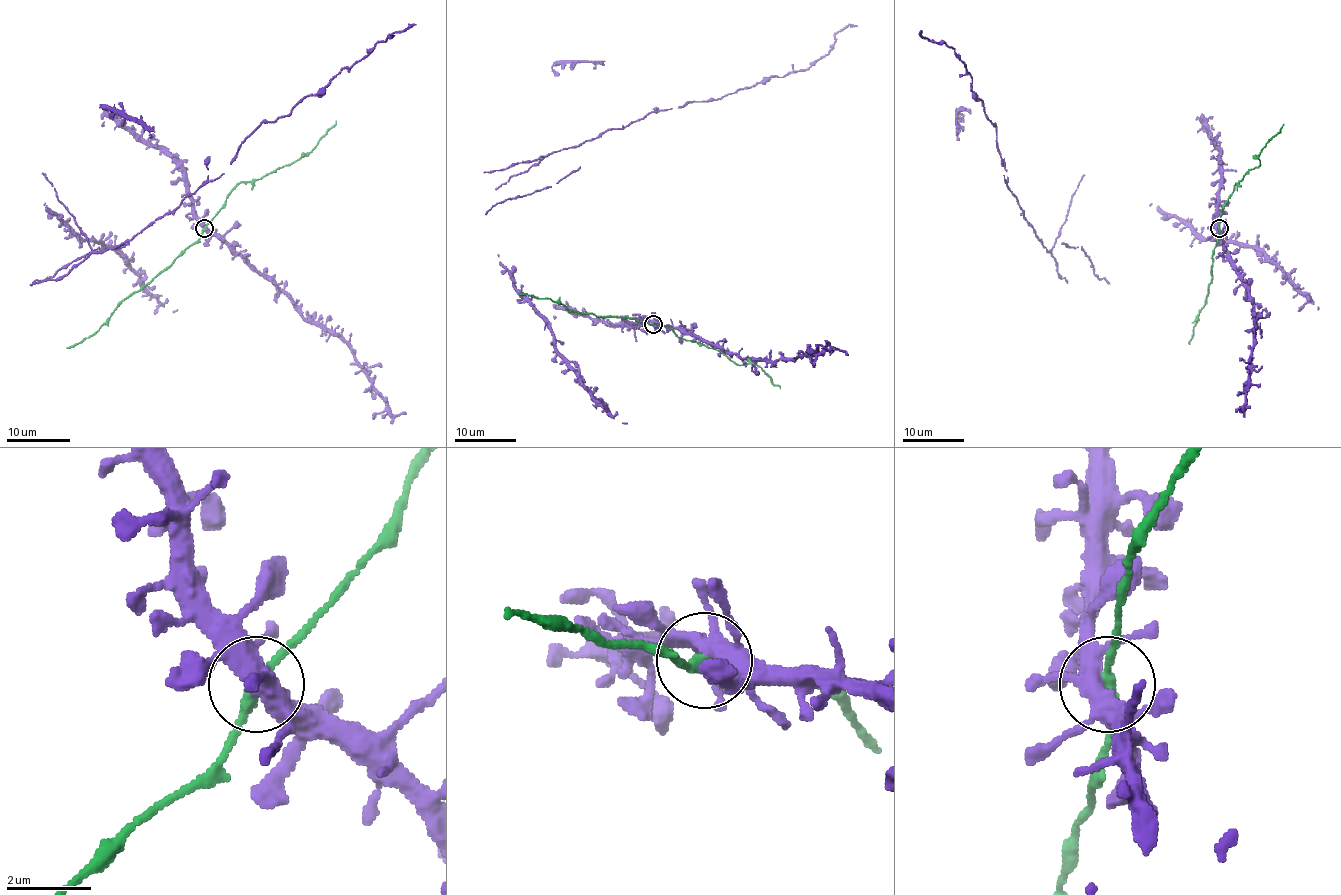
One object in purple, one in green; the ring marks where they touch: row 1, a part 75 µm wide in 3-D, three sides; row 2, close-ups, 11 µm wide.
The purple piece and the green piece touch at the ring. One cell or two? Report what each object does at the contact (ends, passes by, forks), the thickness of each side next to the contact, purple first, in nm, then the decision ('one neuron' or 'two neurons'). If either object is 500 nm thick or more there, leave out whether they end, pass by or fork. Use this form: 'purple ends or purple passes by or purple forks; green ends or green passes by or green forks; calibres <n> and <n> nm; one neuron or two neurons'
purple forks; green passes by; calibres 400 and 260 nm; one neuron

